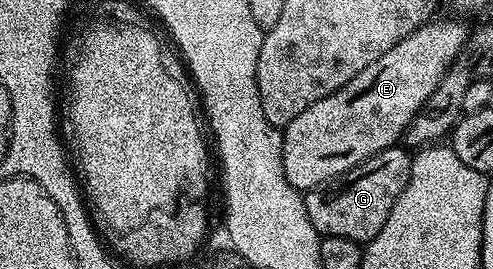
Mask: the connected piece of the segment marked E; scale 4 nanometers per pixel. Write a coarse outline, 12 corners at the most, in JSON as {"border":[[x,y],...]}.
{"border":[[430,20],[283,129],[291,187],[404,138],[467,29]]}

